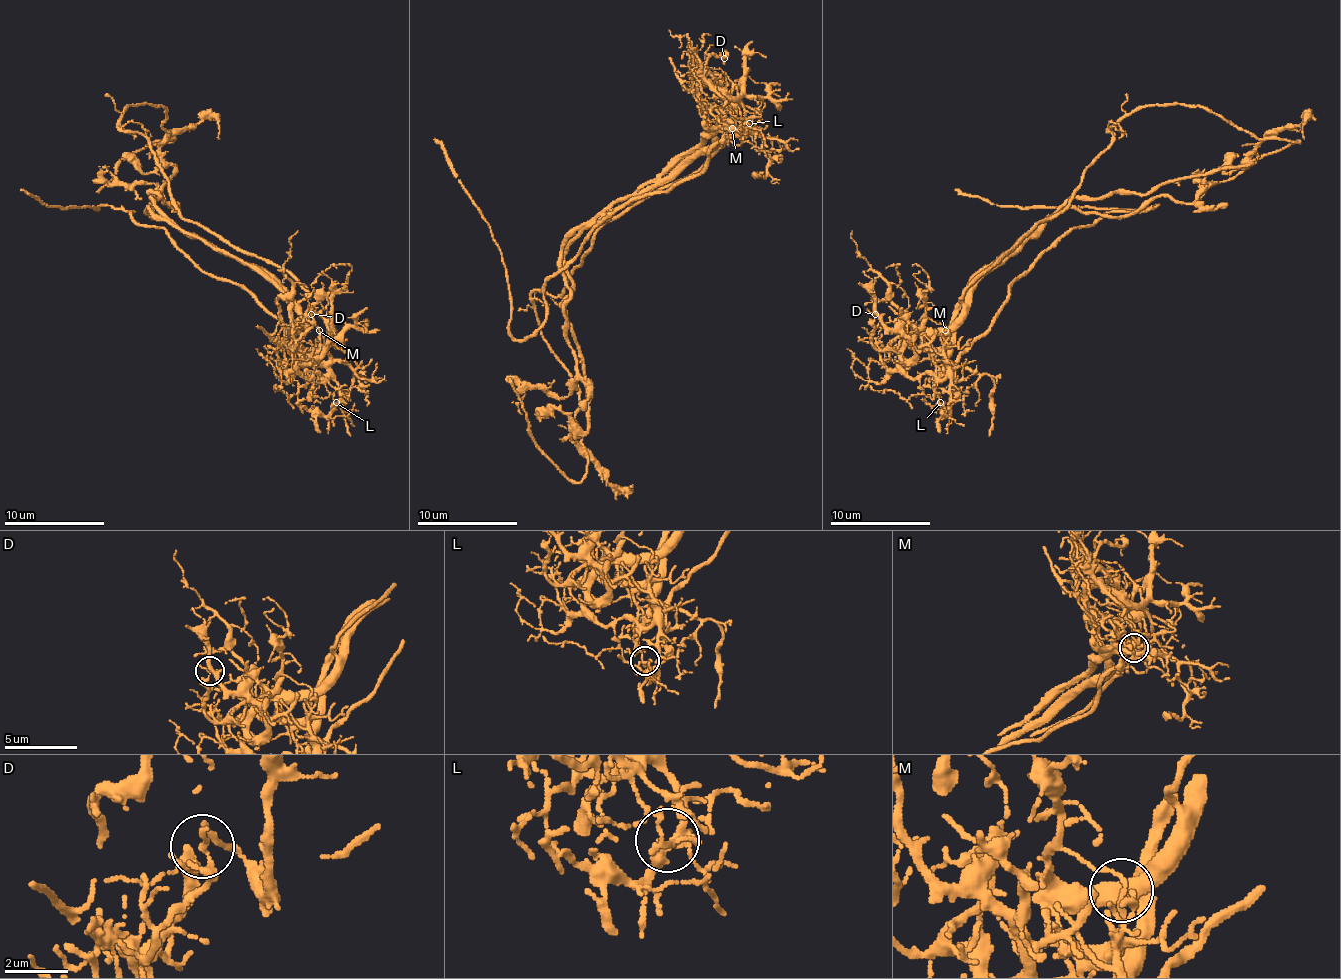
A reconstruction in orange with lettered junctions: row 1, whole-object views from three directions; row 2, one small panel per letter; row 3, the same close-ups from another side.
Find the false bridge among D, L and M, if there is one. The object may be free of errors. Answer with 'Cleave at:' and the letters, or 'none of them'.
Cleave at: M

